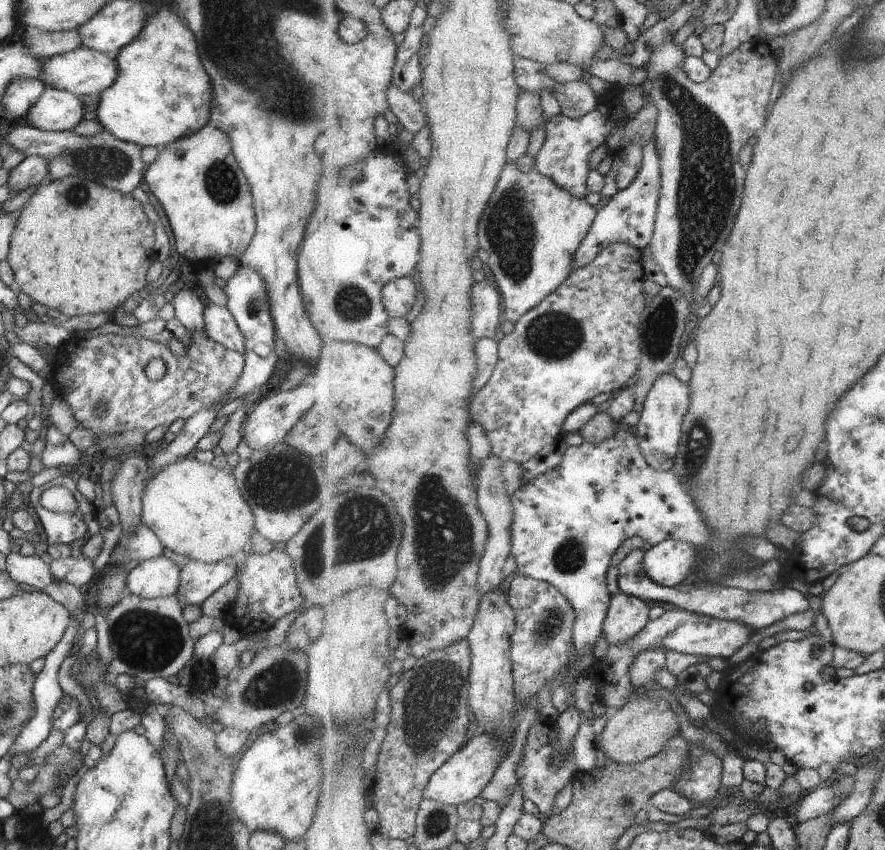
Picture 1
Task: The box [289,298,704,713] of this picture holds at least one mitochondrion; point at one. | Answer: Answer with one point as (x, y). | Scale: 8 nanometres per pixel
(444, 535)

